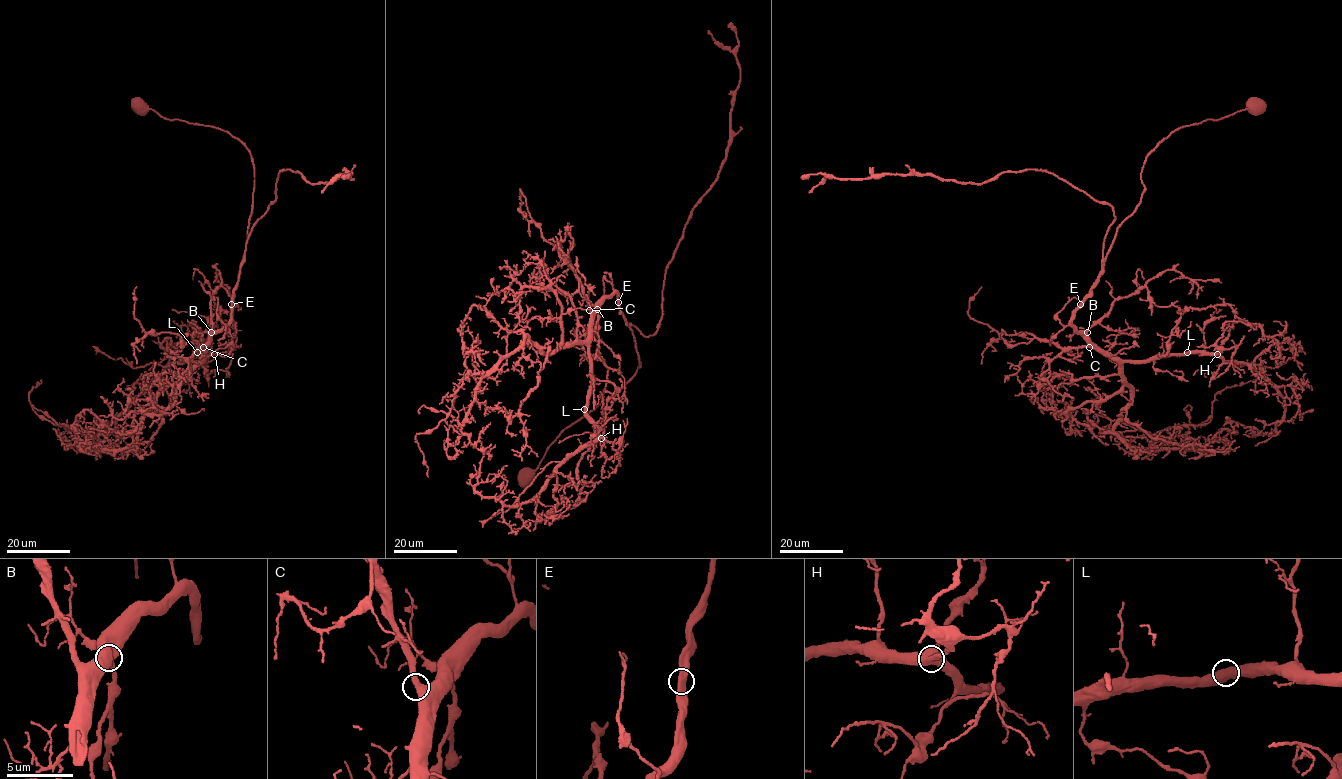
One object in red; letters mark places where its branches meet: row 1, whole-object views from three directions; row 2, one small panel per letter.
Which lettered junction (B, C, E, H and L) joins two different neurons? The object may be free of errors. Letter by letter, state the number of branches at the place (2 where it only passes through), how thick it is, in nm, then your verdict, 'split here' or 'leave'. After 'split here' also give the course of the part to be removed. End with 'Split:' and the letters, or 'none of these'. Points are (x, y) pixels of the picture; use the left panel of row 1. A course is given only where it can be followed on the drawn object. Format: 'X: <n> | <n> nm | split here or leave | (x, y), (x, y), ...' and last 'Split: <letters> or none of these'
B: 2 | 600 nm | leave
C: 2 | 480 nm | leave
E: 2 | 550 nm | leave
H: 2 | 550 nm | leave
L: 2 | 550 nm | leave
Split: none of these

